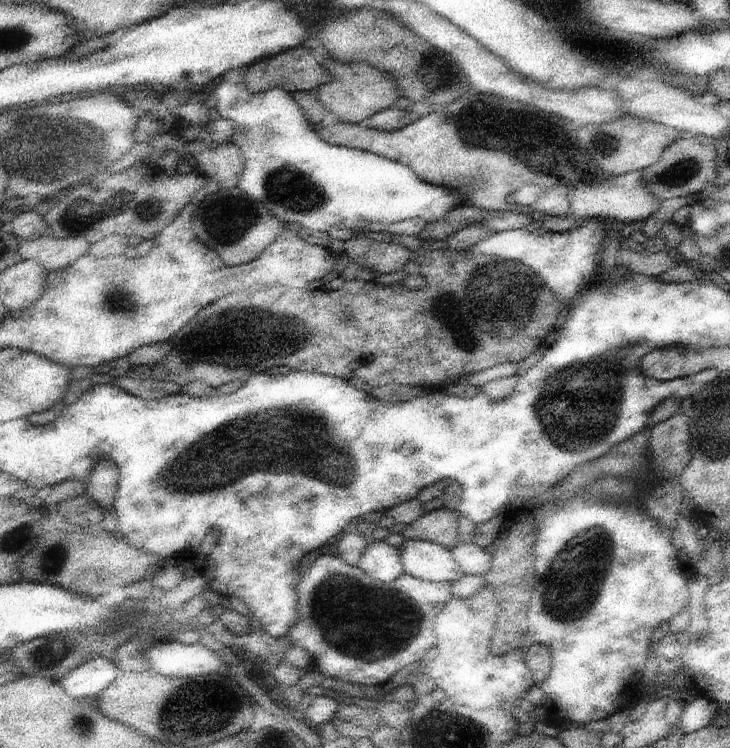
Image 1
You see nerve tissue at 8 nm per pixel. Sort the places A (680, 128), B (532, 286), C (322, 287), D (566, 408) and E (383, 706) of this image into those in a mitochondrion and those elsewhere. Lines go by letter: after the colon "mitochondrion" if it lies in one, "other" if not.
A: other
B: other
C: other
D: mitochondrion
E: other

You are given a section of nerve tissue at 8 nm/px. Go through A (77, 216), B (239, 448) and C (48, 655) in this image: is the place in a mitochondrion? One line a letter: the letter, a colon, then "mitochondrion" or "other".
A: mitochondrion
B: mitochondrion
C: mitochondrion

